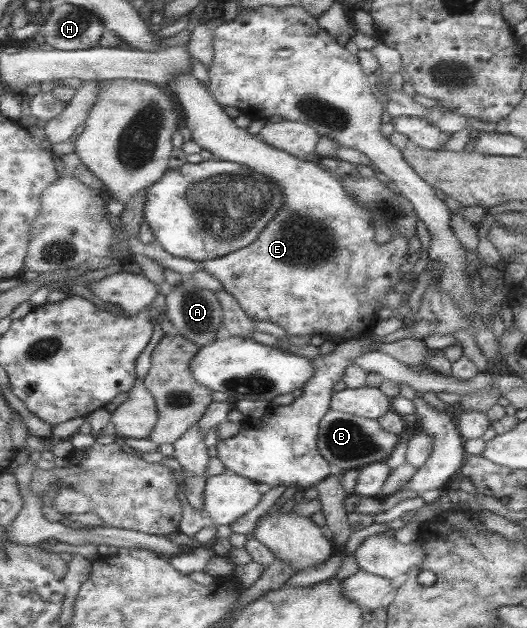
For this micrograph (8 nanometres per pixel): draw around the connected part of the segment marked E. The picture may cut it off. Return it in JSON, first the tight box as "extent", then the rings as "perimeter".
{"extent":[165,74,409,343],"perimeter":[[[191,74],[176,75],[165,90],[172,95],[179,109],[182,125],[191,132],[190,140],[197,143],[200,149],[209,151],[218,161],[245,165],[247,169],[273,181],[281,191],[281,208],[267,222],[257,239],[232,253],[198,262],[202,270],[217,279],[253,321],[275,323],[291,336],[321,334],[325,338],[335,335],[338,337],[336,340],[326,341],[337,343],[357,338],[361,333],[371,333],[373,325],[377,323],[378,311],[383,309],[380,300],[385,293],[392,291],[401,278],[402,273],[397,268],[409,256],[405,255],[408,241],[393,236],[387,243],[375,244],[371,214],[357,206],[357,202],[343,190],[337,177],[333,177],[324,167],[273,149],[245,129],[237,128],[205,86]]]}

